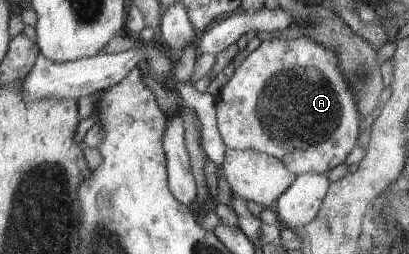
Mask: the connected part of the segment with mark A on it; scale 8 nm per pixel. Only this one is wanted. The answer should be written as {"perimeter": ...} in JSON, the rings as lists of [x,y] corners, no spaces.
{"perimeter":[[[277,38],[267,39],[260,47],[253,50],[253,52],[238,66],[236,73],[233,75],[231,82],[223,88],[223,92],[216,98],[217,115],[218,115],[218,128],[221,132],[224,144],[228,148],[234,148],[237,150],[258,150],[259,152],[269,153],[276,156],[281,160],[284,160],[287,164],[287,168],[297,174],[300,177],[307,172],[317,173],[329,173],[333,168],[341,164],[345,164],[347,156],[357,148],[361,134],[361,110],[359,110],[359,104],[357,104],[357,96],[351,88],[351,82],[349,78],[345,76],[343,68],[341,68],[341,58],[339,54],[333,50],[333,48],[327,48],[323,44],[319,44],[317,40],[313,38],[297,38],[297,40],[279,40]]]}

